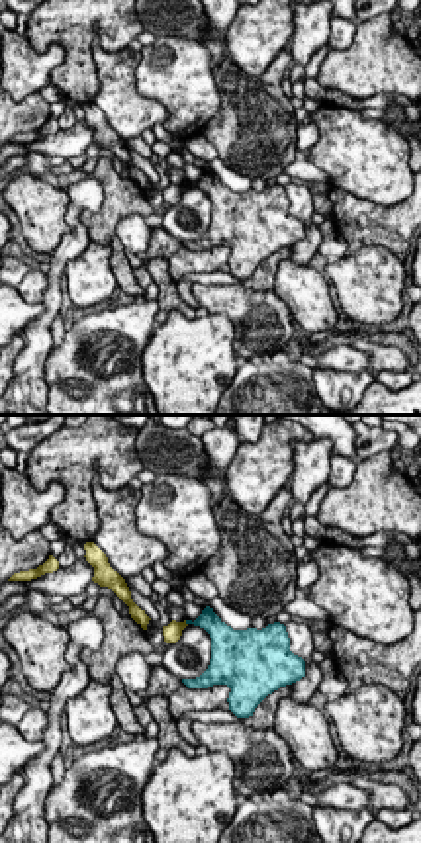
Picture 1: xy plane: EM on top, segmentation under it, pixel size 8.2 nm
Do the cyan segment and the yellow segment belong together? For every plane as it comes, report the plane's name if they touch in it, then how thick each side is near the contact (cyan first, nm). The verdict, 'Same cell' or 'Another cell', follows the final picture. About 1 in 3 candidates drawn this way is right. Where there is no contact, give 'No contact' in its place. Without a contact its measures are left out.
No contact

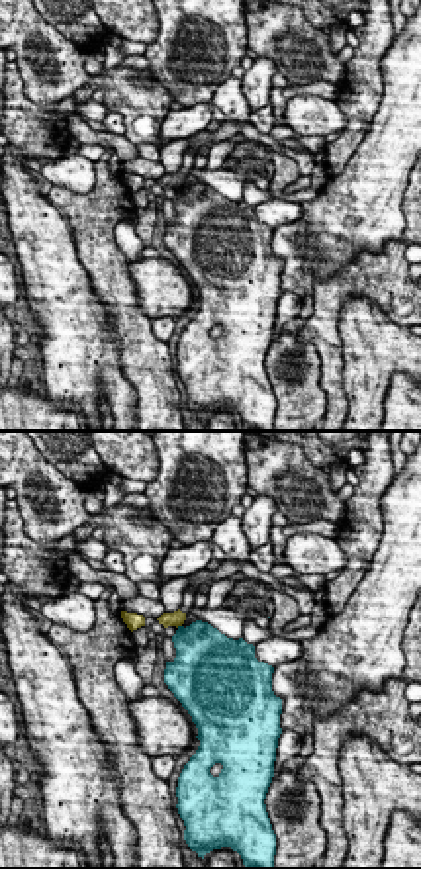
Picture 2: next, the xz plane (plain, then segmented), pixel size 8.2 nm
No contact

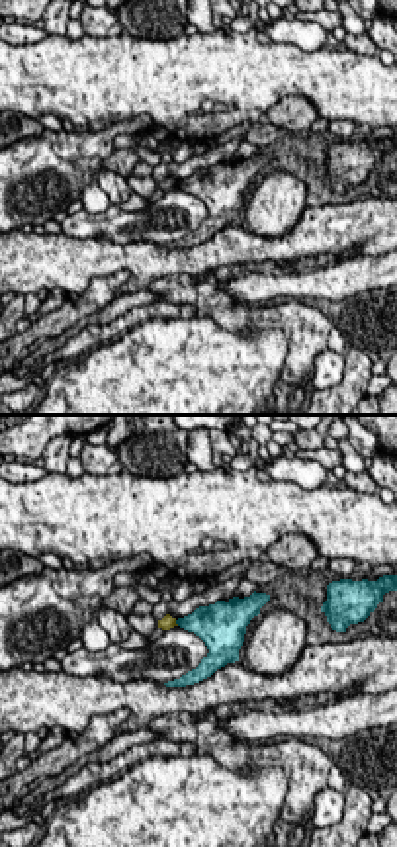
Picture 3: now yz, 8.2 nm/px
Touches cyan in yz. Thickness 260 nm (cyan) against 120 nm

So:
Another cell

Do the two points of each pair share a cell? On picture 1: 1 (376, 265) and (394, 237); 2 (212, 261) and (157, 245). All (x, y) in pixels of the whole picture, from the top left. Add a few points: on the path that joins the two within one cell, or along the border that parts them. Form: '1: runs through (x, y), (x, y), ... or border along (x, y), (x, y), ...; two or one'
1: border along (347, 253), (365, 247), (384, 247), (400, 261); two
2: runs through (198, 261), (183, 261), (171, 249); one

